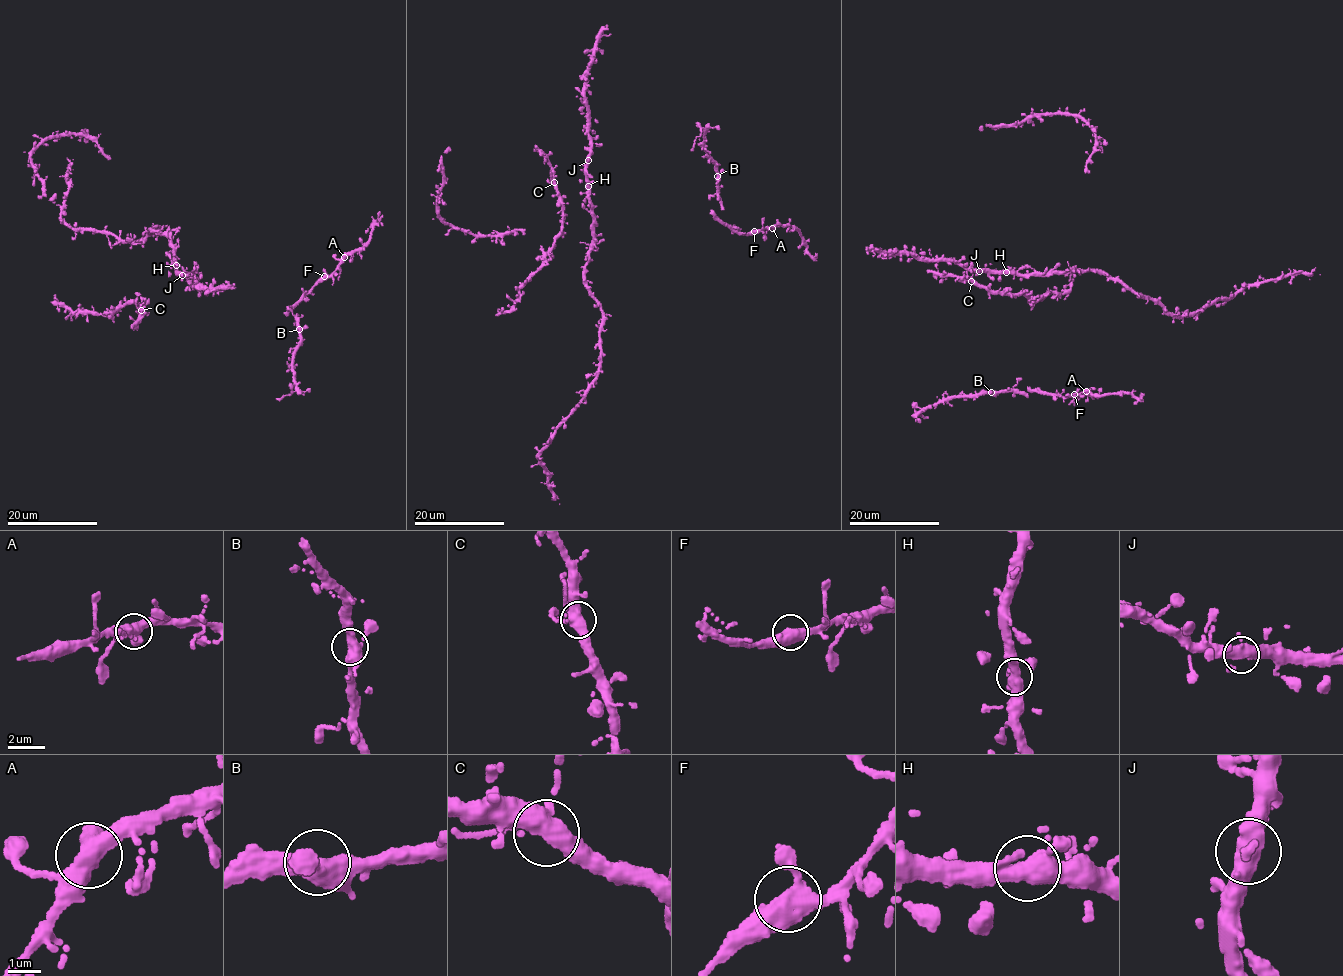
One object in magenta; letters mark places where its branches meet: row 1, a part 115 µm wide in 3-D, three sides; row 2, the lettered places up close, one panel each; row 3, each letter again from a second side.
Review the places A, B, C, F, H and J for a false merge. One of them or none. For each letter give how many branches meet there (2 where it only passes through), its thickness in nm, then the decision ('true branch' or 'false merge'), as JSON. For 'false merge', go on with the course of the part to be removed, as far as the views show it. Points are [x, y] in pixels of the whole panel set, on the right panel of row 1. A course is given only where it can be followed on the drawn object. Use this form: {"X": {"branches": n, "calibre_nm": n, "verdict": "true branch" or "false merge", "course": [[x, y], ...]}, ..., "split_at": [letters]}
{"A": {"branches": 3, "calibre_nm": 400, "verdict": "true branch"}, "B": {"branches": 3, "calibre_nm": 400, "verdict": "true branch"}, "C": {"branches": 3, "calibre_nm": 400, "verdict": "true branch"}, "F": {"branches": 3, "calibre_nm": 380, "verdict": "true branch"}, "H": {"branches": 3, "calibre_nm": 400, "verdict": "true branch"}, "J": {"branches": 3, "calibre_nm": 380, "verdict": "true branch"}, "split_at": []}

